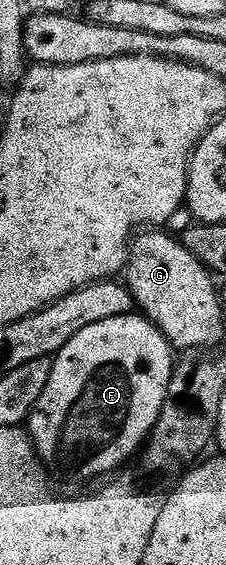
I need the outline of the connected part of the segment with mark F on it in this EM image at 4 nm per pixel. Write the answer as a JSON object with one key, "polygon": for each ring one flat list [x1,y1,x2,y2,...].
{"polygon":[[131,315,129,317,113,317,104,319,100,323,92,323,92,327,84,327,80,335,76,335,64,348,53,358,54,366,52,375,48,379,48,387,44,387,44,395,36,403,36,407,30,413,28,432,30,440,34,442,34,449,38,452,38,459,47,470,59,469,78,481,94,481,105,473,114,473,130,456,137,454,147,443,147,438,156,427,160,419,161,408,164,407,165,397,168,395,169,381,173,377,176,366,176,353,164,334,154,324,146,320,142,315]]}

